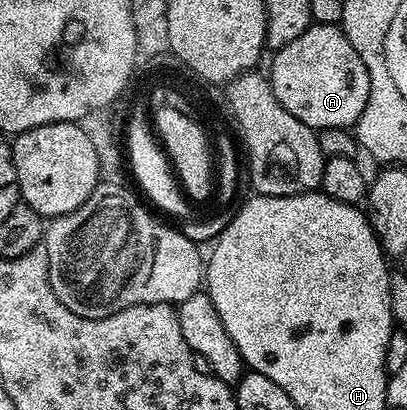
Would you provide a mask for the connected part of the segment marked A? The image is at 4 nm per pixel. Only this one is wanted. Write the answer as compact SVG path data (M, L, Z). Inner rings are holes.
M312 23L310 28L289 42L289 46L278 49L271 60L271 72L269 79L273 94L277 94L277 102L293 118L301 118L305 126L313 129L321 128L346 128L354 129L355 123L361 118L361 110L365 110L365 102L369 102L369 70L365 70L365 62L361 62L361 54L353 50L353 42L344 34L342 27L338 24L316 24Z

